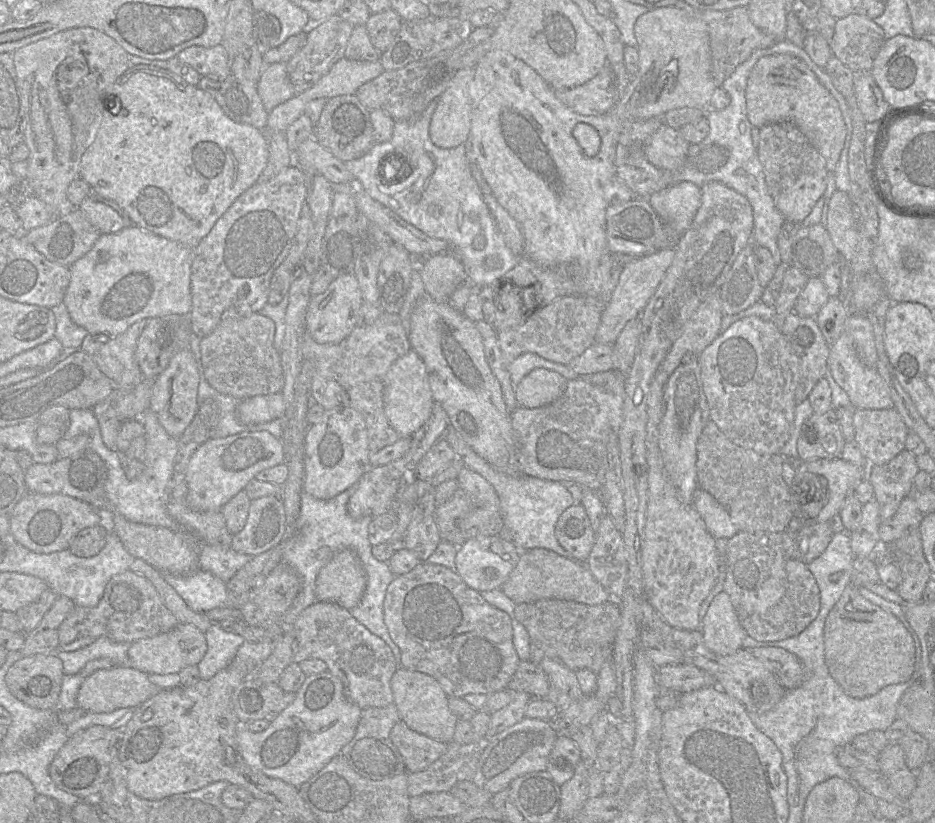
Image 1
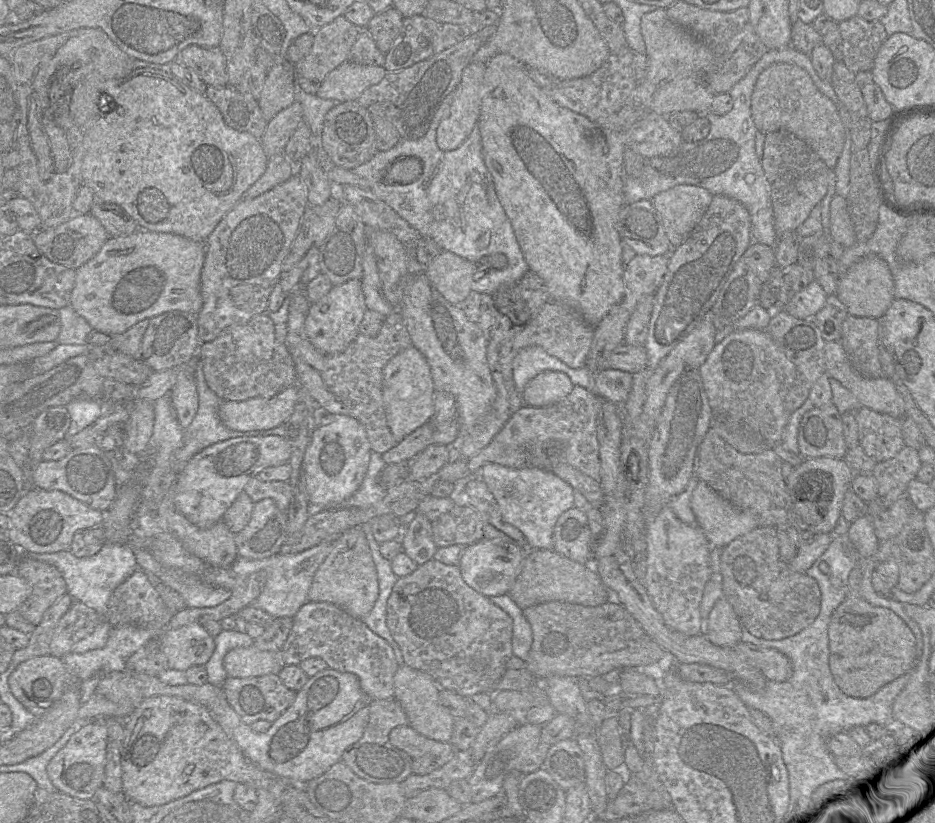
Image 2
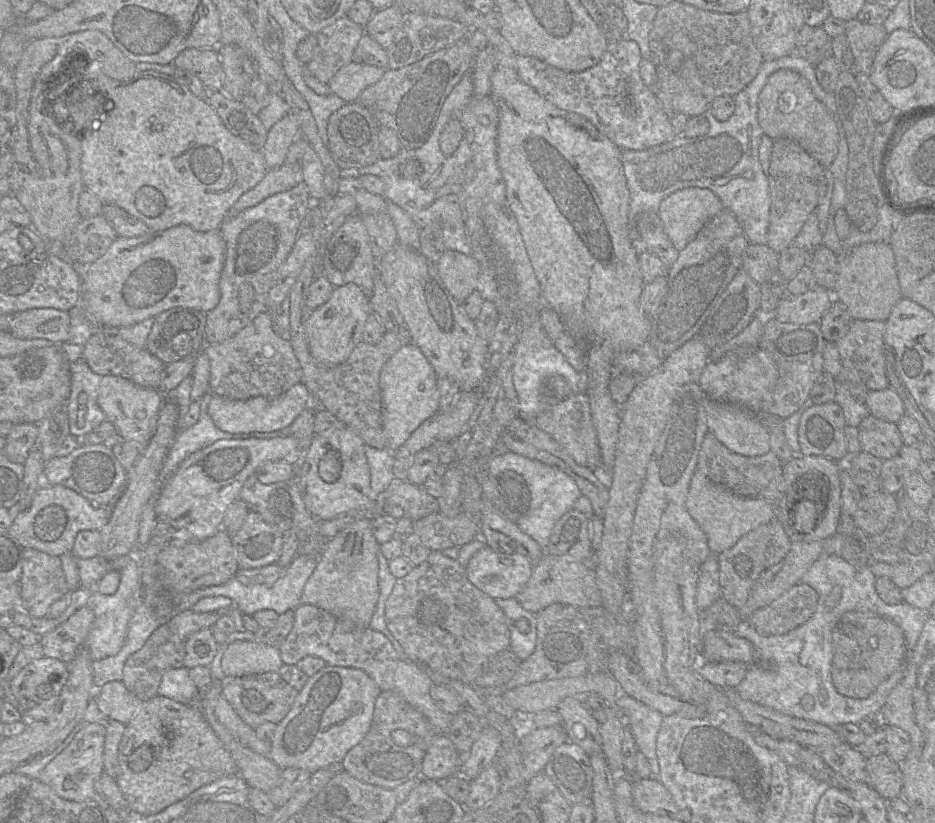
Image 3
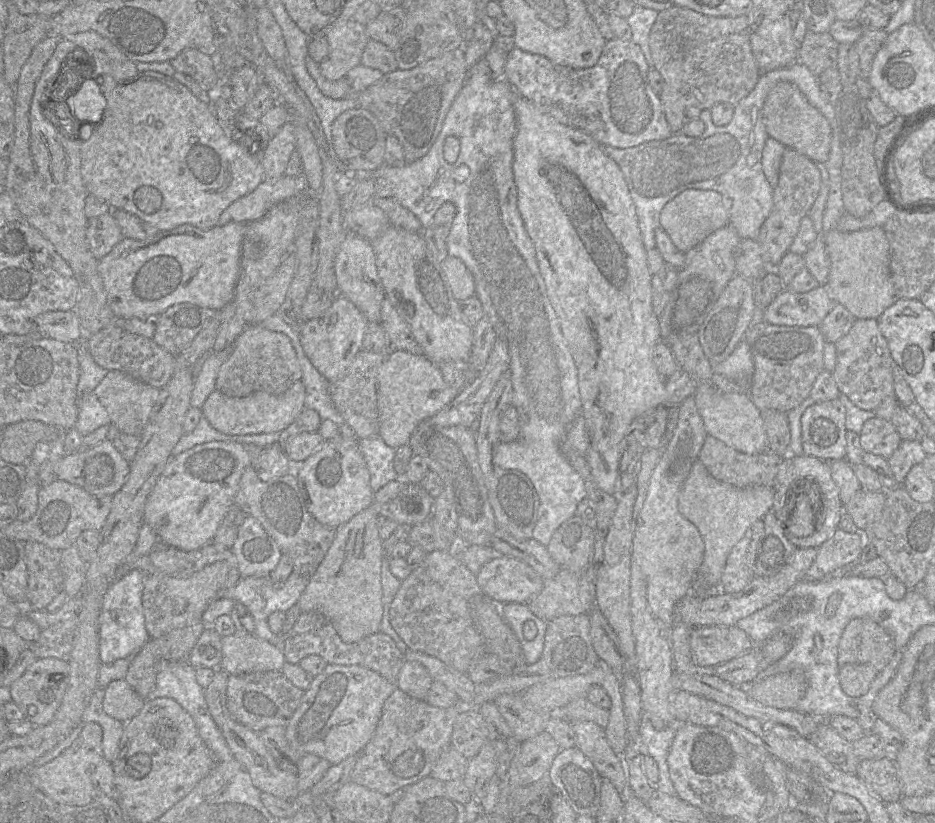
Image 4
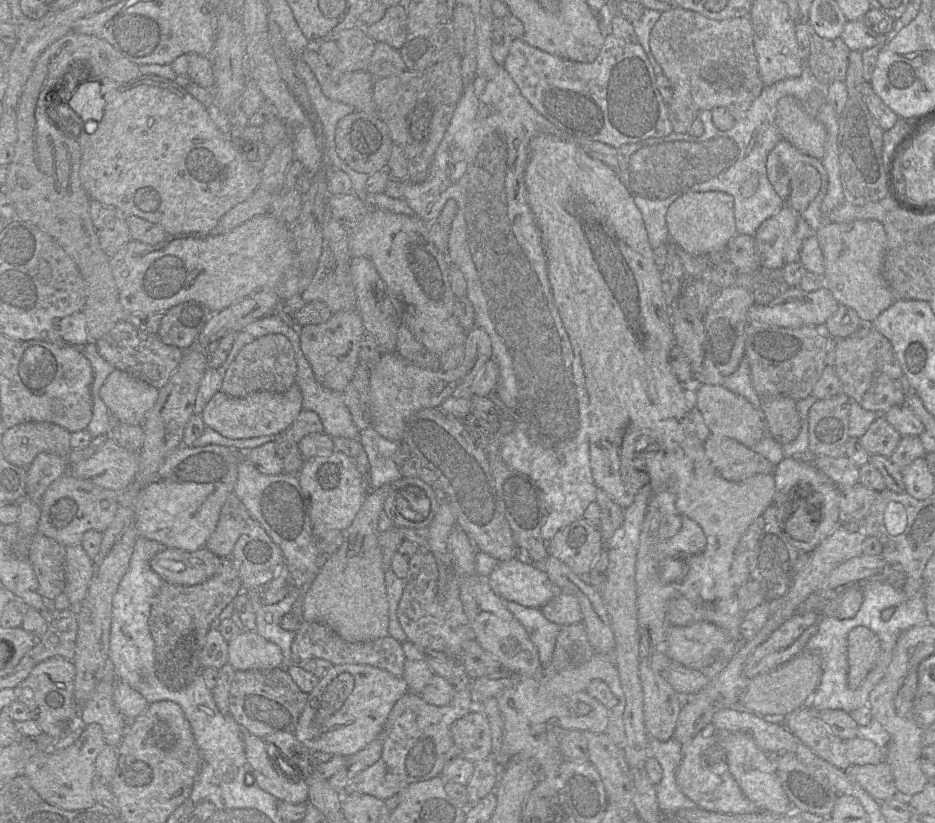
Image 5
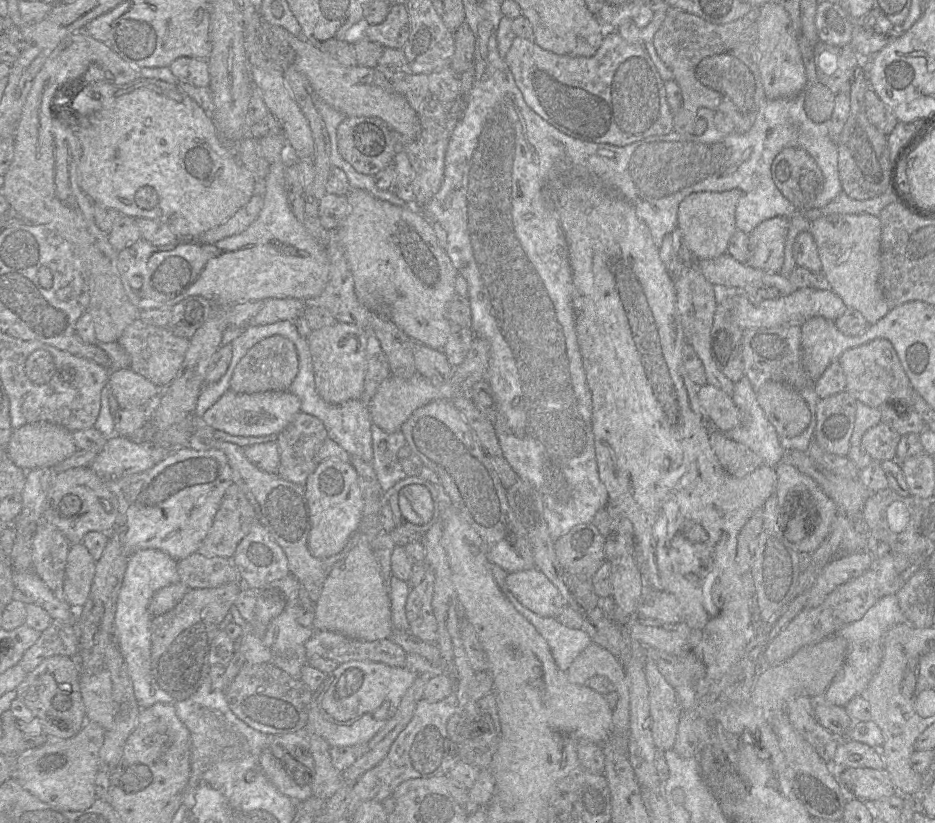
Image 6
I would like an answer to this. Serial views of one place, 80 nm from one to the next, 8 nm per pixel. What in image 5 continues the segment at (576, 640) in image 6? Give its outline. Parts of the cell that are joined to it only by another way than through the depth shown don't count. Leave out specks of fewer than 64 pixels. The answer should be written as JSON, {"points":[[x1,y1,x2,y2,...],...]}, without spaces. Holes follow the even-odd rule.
{"points":[[512,601,504,603,526,629,537,648,541,664,544,667,549,665,562,626,546,619,541,609,525,607]]}

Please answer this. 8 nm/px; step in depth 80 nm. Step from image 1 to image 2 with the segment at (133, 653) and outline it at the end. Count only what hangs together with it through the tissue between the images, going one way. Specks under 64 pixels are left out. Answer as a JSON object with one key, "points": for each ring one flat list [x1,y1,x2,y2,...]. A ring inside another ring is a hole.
{"points":[[197,623,165,629,158,638,171,670,185,671,192,666,204,666,215,649,214,637]]}

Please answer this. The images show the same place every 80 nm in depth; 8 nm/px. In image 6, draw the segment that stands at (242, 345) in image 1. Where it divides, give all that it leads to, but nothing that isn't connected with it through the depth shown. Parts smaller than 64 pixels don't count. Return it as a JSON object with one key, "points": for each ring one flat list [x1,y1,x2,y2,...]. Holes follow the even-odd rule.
{"points":[[271,336,252,346,236,365,229,390,236,393,286,391,298,373,298,355,294,344,283,336]]}

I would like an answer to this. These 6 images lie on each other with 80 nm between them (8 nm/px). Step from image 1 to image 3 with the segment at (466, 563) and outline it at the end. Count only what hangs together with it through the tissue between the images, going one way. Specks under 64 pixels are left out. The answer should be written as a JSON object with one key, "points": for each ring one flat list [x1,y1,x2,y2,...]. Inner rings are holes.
{"points":[[485,546,466,566,468,580,492,599,515,598,532,574,533,564,522,554,504,554]]}

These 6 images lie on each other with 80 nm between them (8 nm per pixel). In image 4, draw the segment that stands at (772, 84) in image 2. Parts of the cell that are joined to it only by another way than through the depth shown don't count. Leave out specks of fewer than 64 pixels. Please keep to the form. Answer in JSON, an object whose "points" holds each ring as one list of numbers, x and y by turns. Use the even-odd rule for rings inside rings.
{"points":[[782,81,770,90,764,101,762,118,771,138,814,162,824,164,829,159,832,139,831,126,825,116,808,102,795,84]]}

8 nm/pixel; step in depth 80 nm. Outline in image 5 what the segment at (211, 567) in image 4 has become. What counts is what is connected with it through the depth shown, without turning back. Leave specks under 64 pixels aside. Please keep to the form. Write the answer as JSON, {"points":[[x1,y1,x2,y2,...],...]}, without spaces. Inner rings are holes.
{"points":[[223,558,219,572,193,586,165,582,152,603,148,620,155,643,155,670,158,679,172,691,187,689,201,675,199,654,206,635,223,609,244,590,241,578,230,558]]}

